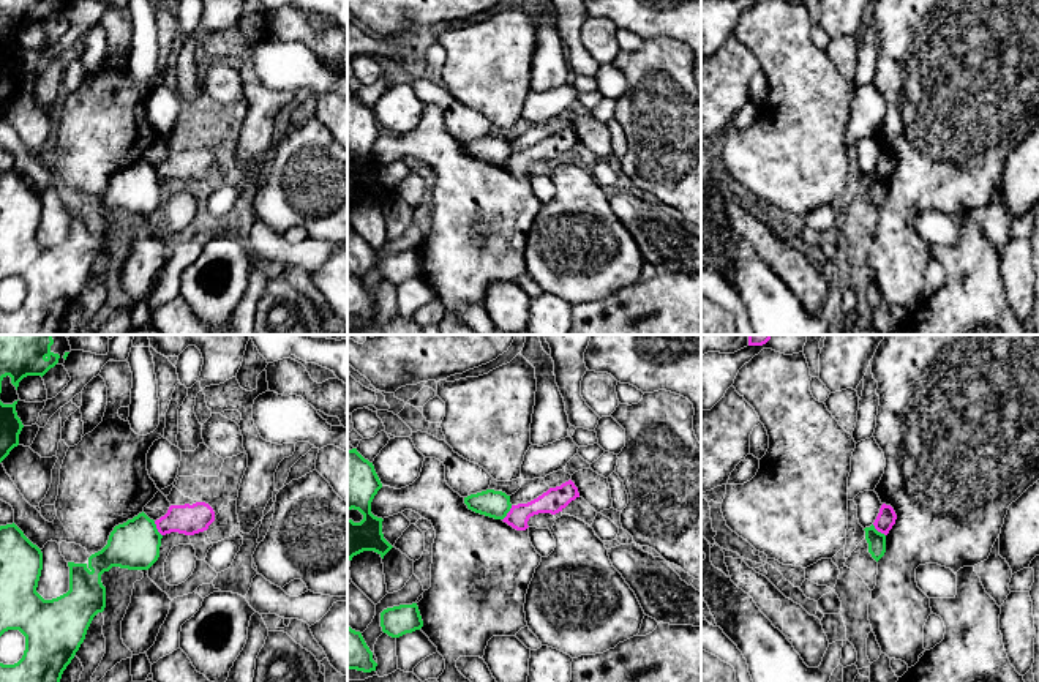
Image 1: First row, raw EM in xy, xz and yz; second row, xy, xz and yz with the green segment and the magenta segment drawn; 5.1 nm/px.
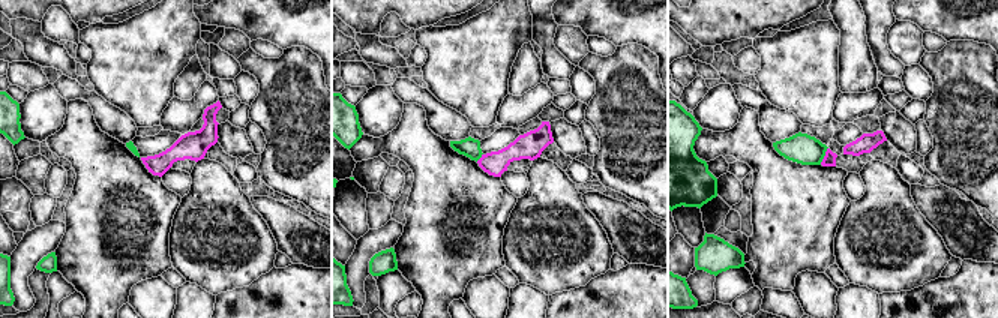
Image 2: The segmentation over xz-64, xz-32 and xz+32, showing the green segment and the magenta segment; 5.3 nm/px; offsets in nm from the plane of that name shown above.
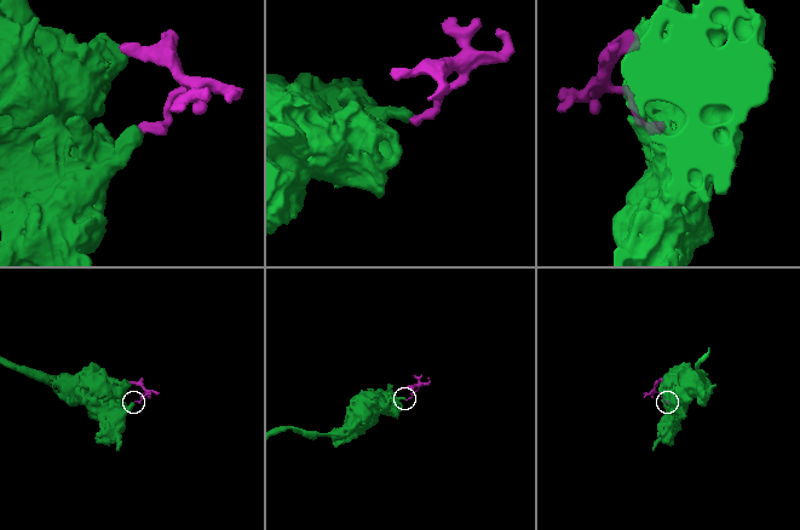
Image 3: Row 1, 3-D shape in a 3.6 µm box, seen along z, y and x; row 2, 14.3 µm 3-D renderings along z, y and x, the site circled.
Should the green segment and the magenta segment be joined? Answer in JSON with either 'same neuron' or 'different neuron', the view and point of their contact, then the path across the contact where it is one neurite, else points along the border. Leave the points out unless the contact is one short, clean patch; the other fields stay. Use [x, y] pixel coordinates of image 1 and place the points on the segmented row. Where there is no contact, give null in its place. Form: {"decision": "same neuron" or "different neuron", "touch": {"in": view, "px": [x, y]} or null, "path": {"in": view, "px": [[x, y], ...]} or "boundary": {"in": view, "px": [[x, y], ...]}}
{"decision": "different neuron", "touch": {"in": "xy", "px": [157, 529]}, "boundary": {"in": "xy", "px": [[153, 521], [161, 535]]}}

